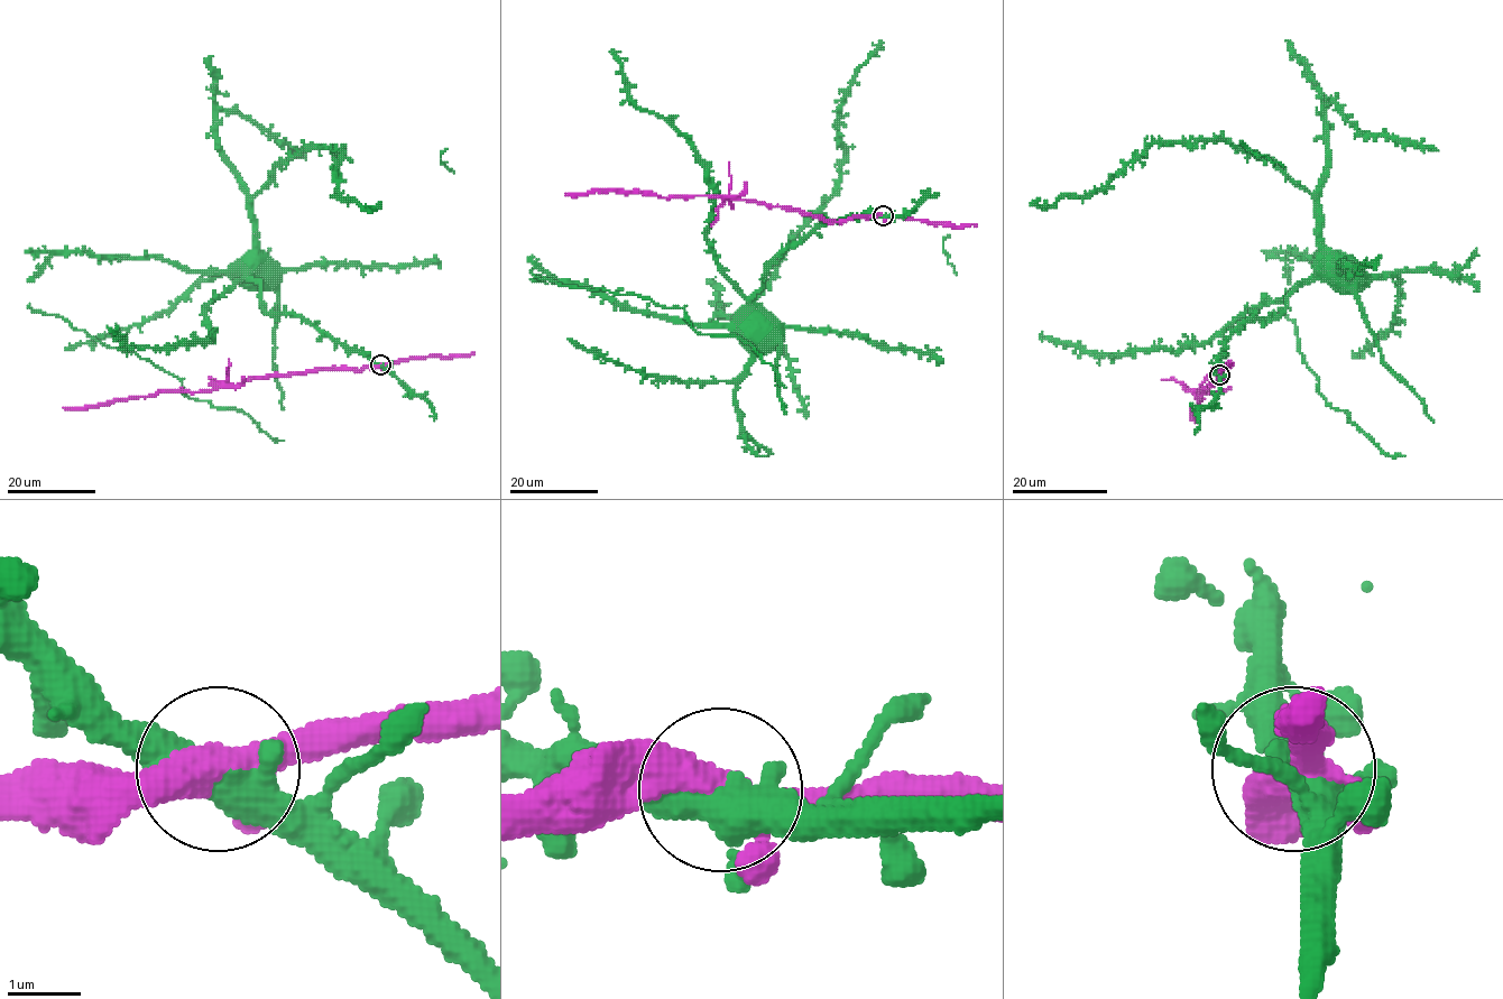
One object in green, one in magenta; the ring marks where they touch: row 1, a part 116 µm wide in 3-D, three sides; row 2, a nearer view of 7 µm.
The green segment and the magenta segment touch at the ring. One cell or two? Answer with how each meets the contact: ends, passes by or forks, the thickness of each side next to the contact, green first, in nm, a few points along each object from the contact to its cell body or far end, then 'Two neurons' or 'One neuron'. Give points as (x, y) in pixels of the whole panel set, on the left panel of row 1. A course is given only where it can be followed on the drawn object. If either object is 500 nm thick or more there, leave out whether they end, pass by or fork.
At the ring green forks. At the ring magenta forks. Thickness 440 nm (green) against 360 nm. Course of green: (380, 364), (347, 350), (295, 315), (268, 314), (261, 303), (261, 286), (249, 276), (240, 275), (238, 268). Course of magenta: (380, 364), (255, 377), (237, 385), (201, 391), (157, 391), (80, 408), (63, 407). Two neurons

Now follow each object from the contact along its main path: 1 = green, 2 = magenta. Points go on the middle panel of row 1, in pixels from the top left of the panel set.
1: (883, 215), (828, 220), (789, 246), (764, 275), (764, 286), (740, 321)
2: (883, 215), (823, 221), (796, 210), (730, 196), (565, 193)

